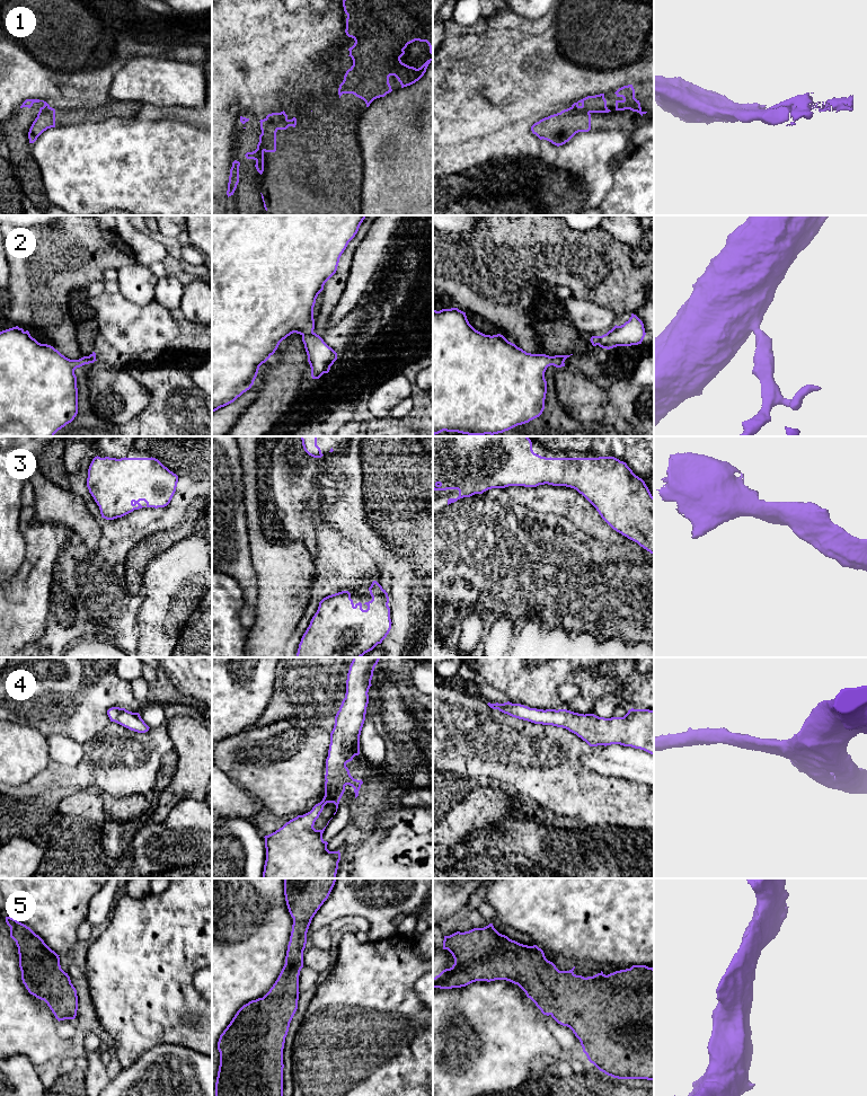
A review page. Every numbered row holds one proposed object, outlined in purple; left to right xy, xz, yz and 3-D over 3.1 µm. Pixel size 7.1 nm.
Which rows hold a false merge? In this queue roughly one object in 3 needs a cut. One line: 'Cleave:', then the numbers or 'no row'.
Cleave: 1

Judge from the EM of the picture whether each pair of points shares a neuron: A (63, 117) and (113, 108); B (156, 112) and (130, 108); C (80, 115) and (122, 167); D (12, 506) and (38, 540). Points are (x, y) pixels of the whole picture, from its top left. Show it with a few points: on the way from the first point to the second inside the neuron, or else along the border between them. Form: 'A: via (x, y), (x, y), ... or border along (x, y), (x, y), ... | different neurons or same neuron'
A: via (76, 115), (100, 114) | same neuron
B: border along (142, 104), (135, 115) | different neurons
C: border along (103, 121), (86, 121), (59, 126) | different neurons
D: border along (21, 507), (19, 530), (24, 541) | different neurons

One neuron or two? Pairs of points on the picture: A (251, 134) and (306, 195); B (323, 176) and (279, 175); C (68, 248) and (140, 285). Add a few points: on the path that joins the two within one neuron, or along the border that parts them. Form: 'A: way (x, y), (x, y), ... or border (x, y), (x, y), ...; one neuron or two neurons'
A: border (258, 121), (262, 133); two neurons
B: way (311, 174), (290, 175); one neuron
C: border (136, 262), (123, 265), (117, 270); two neurons

